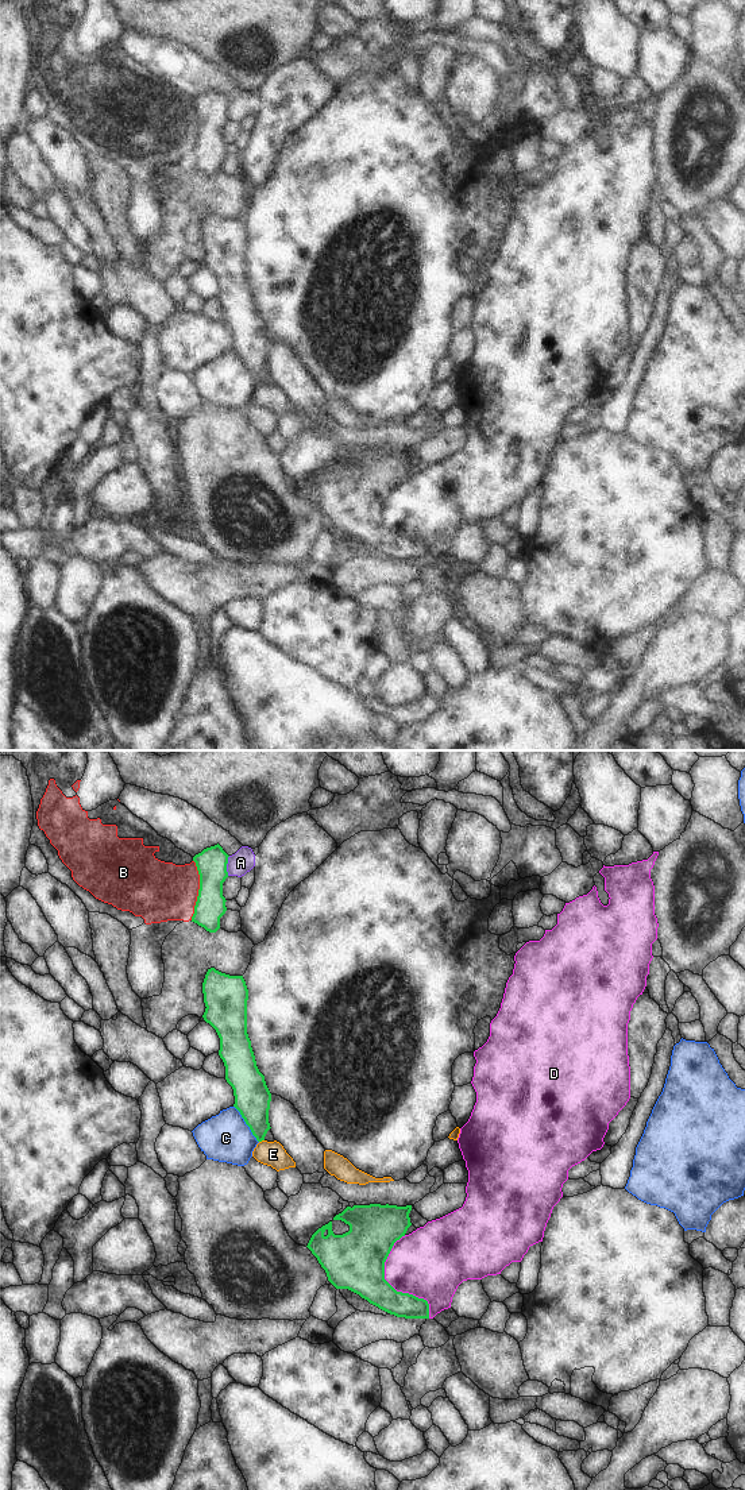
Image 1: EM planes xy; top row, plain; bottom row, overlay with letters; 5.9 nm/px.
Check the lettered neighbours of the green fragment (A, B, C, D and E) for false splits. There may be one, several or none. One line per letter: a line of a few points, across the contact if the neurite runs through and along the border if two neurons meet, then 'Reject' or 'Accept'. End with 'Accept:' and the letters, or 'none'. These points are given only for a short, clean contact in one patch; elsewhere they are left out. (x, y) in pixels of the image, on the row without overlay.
A: Line: xy (230, 100), (227, 119). Reject
B: Line: xy (193, 104), (199, 119), (199, 139), (190, 163). Reject
C: Reject
D: Reject
E: Reject
Accept: none

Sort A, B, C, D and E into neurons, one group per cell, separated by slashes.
A / B / C / D / E

